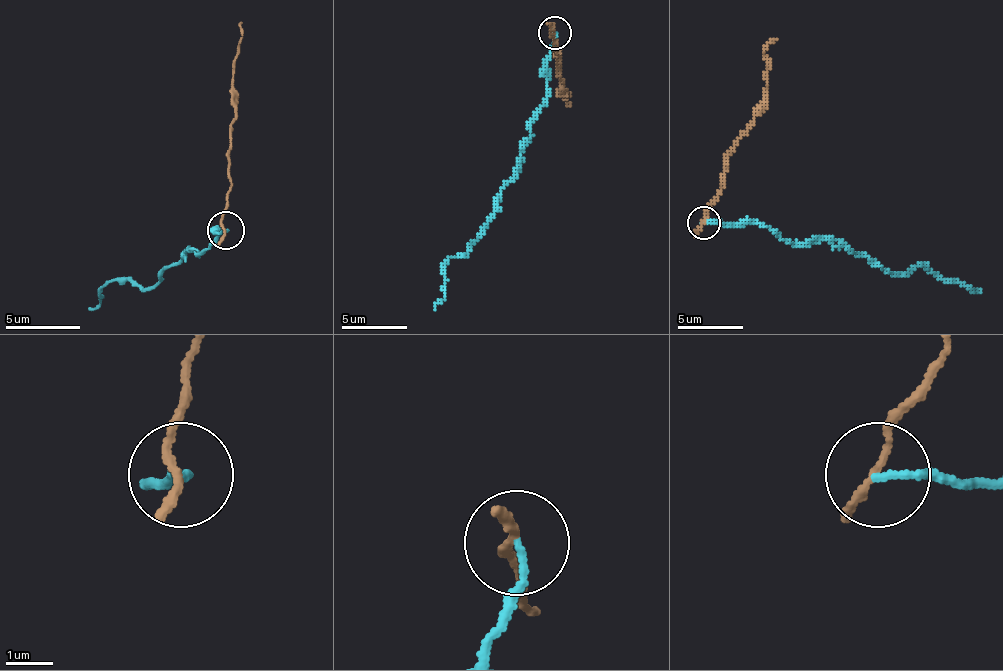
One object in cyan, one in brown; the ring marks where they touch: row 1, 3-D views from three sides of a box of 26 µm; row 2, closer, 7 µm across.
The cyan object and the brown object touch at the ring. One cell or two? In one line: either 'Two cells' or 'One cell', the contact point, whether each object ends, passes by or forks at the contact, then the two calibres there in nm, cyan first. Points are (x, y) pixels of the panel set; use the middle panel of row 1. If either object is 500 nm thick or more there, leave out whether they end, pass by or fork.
Two cells. Place: (554, 32). At the ring cyan ends. At the ring brown passes by. Thickness 150 nm (cyan) against 160 nm

